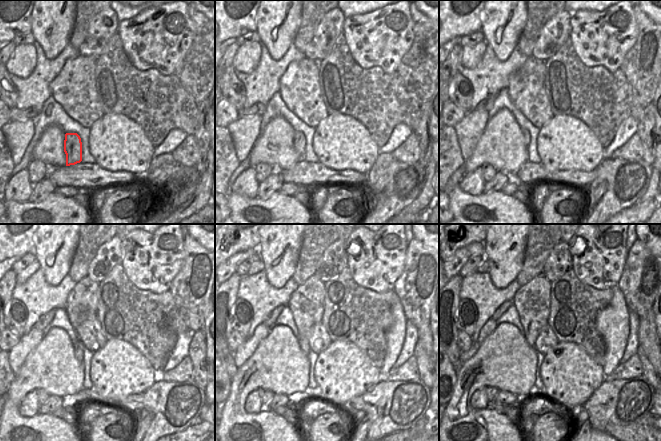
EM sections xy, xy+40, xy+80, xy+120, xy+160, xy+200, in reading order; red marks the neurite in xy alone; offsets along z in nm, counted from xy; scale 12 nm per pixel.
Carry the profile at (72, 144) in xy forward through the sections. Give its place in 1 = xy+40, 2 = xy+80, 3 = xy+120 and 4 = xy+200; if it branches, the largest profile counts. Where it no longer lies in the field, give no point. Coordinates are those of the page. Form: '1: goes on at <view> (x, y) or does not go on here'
1: goes on at xy+40 (299, 141)
2: goes on at xy+80 (526, 134)
3: goes on at xy+120 (78, 353)
4: goes on at xy+200 (532, 301)

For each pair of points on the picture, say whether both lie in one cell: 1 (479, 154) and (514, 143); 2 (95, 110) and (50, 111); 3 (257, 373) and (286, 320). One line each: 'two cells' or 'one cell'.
1: one cell
2: two cells
3: two cells

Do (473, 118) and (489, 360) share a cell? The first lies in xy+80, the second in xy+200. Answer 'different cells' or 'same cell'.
different cells

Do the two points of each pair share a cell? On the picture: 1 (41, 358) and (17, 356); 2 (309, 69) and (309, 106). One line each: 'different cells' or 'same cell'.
1: different cells
2: same cell

